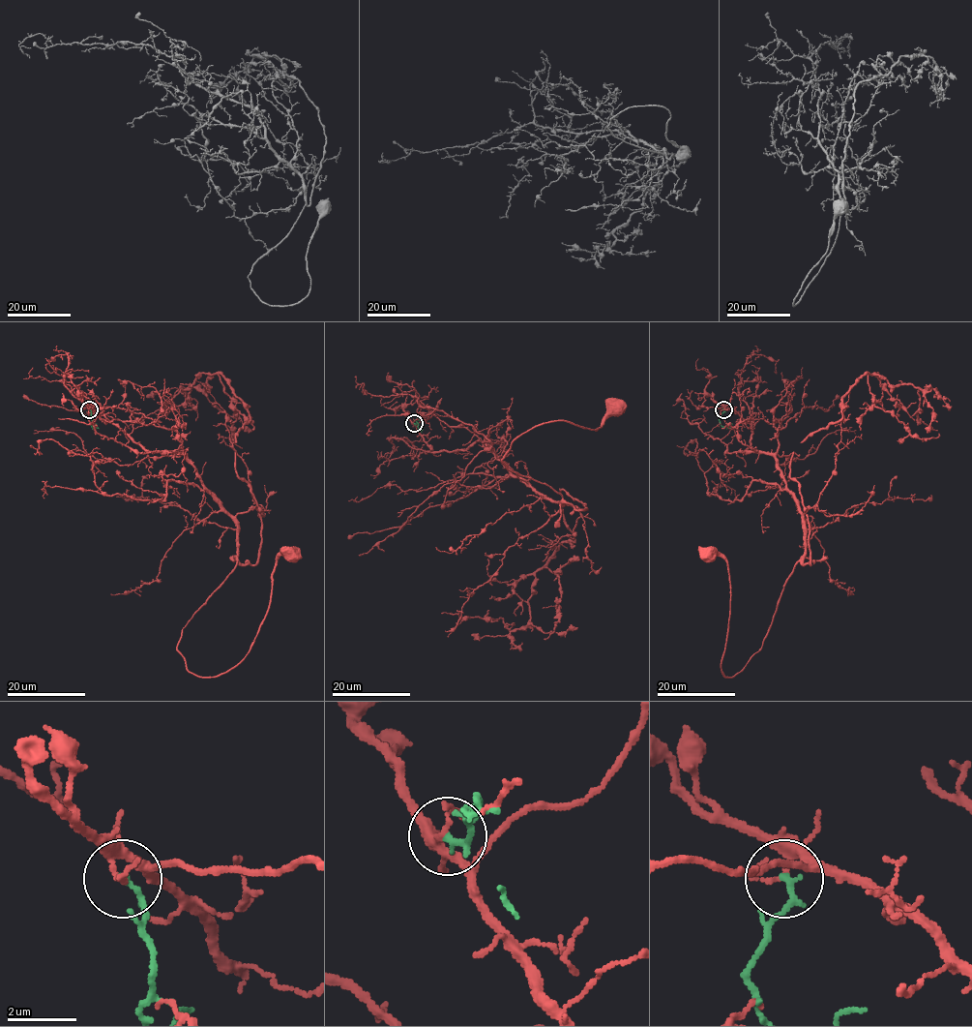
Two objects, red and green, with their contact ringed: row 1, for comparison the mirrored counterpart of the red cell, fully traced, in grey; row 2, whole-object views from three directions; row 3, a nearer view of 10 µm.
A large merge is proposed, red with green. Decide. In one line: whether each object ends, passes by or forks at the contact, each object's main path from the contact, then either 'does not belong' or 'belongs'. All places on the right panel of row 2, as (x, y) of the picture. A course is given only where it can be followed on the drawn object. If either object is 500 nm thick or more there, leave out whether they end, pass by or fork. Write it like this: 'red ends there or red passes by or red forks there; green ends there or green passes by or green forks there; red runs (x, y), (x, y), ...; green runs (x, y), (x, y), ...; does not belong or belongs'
red forks there; green ends there; red runs (723, 409), (751, 421), (741, 450), (769, 453), (804, 527), (761, 647), (732, 677), (729, 568), (708, 557); green runs (723, 409), (721, 424), (730, 427), (727, 428); does not belong

